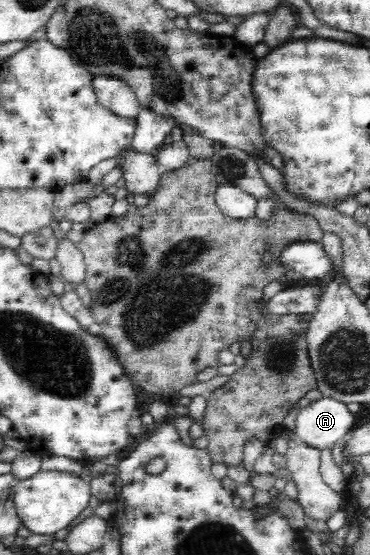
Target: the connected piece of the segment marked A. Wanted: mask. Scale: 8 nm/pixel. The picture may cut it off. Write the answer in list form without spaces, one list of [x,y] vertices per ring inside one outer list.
[[[323,397],[300,408],[294,434],[306,445],[318,449],[331,449],[348,430],[354,428],[354,414],[343,402]]]

